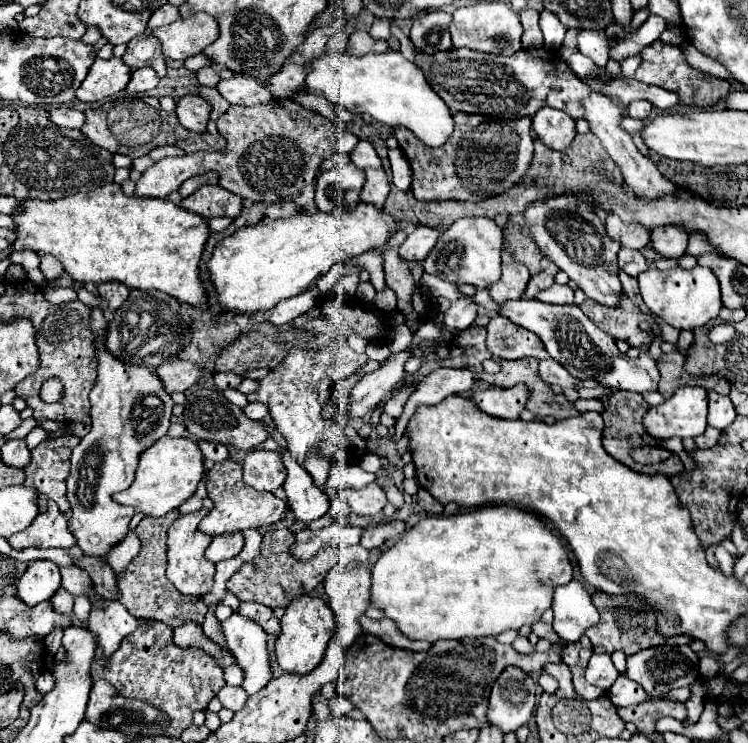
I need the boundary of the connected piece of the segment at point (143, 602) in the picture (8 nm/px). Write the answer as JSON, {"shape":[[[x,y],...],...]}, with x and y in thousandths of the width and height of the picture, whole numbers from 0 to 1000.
{"shape":[[[230,685],[227,690],[206,699],[206,696],[193,696],[184,709],[182,720],[187,725],[187,744],[174,755],[168,769],[155,774],[155,790],[158,790],[158,809],[168,814],[168,820],[179,830],[198,830],[198,833],[211,833],[222,838],[225,844],[235,847],[246,838],[273,838],[273,830],[278,825],[278,814],[273,812],[270,803],[251,803],[243,801],[227,782],[222,779],[222,720],[225,709],[238,699],[241,688]]]}

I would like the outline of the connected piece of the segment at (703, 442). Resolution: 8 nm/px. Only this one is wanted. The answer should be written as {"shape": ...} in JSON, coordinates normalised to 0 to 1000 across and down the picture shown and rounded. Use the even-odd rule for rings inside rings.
{"shape":[[[947,575],[947,577],[944,577],[944,583],[941,583],[939,588],[930,588],[930,591],[928,591],[928,594],[930,594],[930,602],[933,602],[933,604],[952,604],[952,602],[957,602],[957,599],[960,599],[963,585],[965,585],[965,580],[963,580],[963,577]]]}

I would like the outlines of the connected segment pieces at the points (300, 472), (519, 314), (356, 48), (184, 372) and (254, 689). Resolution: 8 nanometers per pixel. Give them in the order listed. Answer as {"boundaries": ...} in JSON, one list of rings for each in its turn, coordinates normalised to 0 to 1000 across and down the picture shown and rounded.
{"boundaries":[[[[377,607],[380,612],[380,626],[385,634],[385,642],[380,647],[380,661],[382,661],[382,677],[390,685],[393,696],[398,701],[420,701],[428,699],[430,693],[436,693],[439,688],[439,666],[420,653],[414,637],[398,626],[385,607]]],[[[690,402],[676,405],[668,413],[668,424],[679,427],[706,445],[714,445],[725,456],[735,480],[743,483],[770,510],[794,510],[799,518],[856,532],[880,524],[882,502],[874,483],[869,483],[869,478],[864,475],[866,464],[858,467],[853,483],[842,483],[840,478],[829,475],[821,464],[821,456],[810,454],[810,448],[799,443],[770,410],[733,410],[717,402]]],[[[476,42],[465,52],[465,69],[481,77],[481,74],[489,74],[489,71],[503,71],[503,69],[516,71],[516,69],[521,69],[521,61],[513,52],[500,52],[489,42]]],[[[233,486],[233,489],[219,489],[209,494],[211,507],[217,507],[217,515],[222,515],[222,526],[249,526],[254,524],[262,513],[270,510],[273,497],[267,497],[257,486]]],[[[321,825],[297,836],[297,847],[305,873],[326,903],[326,930],[332,935],[345,933],[364,914],[353,847]]]]}

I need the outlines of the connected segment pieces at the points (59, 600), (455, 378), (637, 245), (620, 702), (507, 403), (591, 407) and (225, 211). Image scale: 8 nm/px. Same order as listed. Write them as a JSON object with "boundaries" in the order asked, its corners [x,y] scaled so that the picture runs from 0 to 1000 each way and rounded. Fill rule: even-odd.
{"boundaries":[[[[79,791],[78,795],[67,806],[70,809],[70,817],[79,825],[86,825],[96,833],[96,840],[100,843],[108,843],[107,834],[98,824],[99,803],[88,795],[86,791]]],[[[591,494],[591,497],[583,497],[580,502],[575,502],[543,540],[543,548],[528,572],[525,590],[529,594],[536,591],[545,564],[553,559],[553,550],[559,545],[583,545],[599,532],[623,529],[623,526],[628,526],[631,515],[634,515],[634,502],[628,502],[623,497],[594,497]]],[[[816,287],[816,292],[810,295],[810,314],[816,314],[821,324],[842,335],[861,335],[872,327],[872,316],[866,306],[856,300],[832,300],[829,292],[824,292],[821,287]]],[[[829,908],[824,914],[824,919],[816,925],[813,935],[816,935],[816,943],[824,946],[824,952],[853,949],[853,946],[861,946],[861,943],[872,943],[874,941],[872,935],[861,933],[861,927],[850,917],[837,914],[837,908]]],[[[690,518],[687,524],[650,524],[631,532],[631,540],[652,559],[668,564],[693,564],[703,542],[703,521]]],[[[773,537],[773,540],[767,540],[767,550],[773,556],[783,556],[783,553],[799,553],[799,556],[805,556],[807,545],[802,540],[797,540],[797,537]]],[[[273,249],[254,265],[241,271],[241,279],[267,292],[318,292],[324,284],[324,268],[294,249]]]]}

